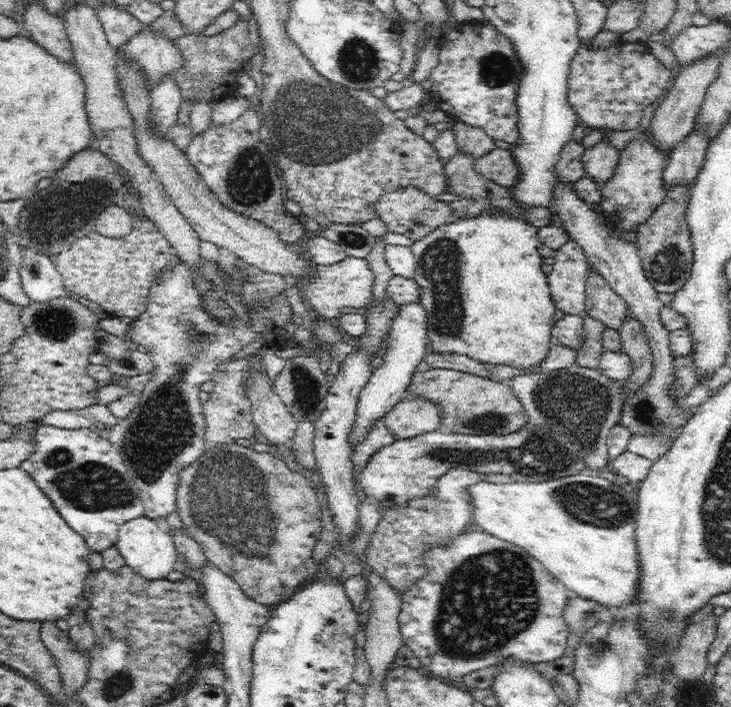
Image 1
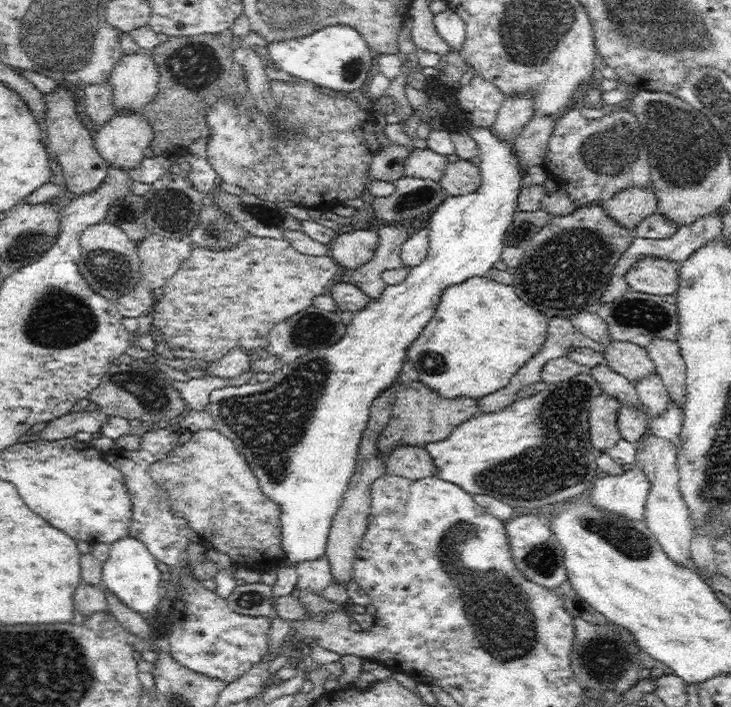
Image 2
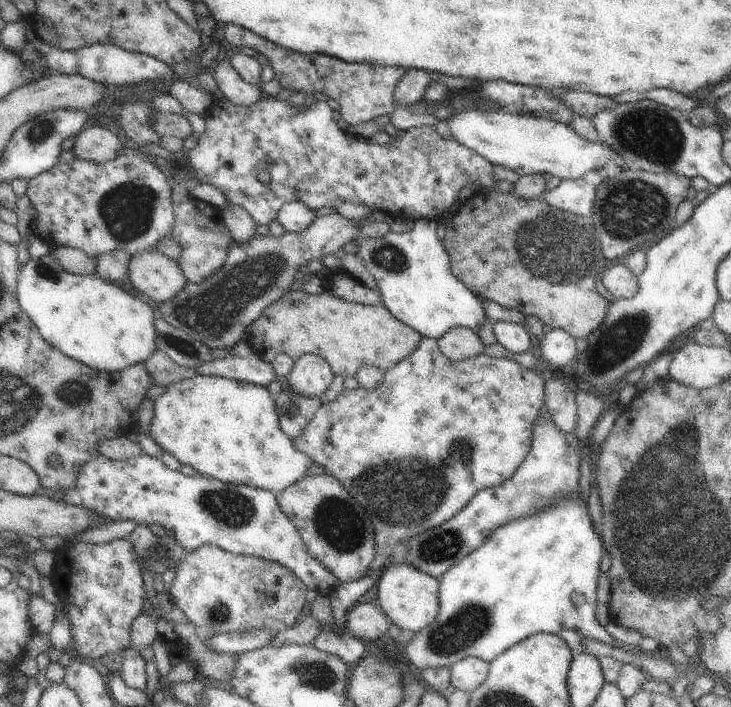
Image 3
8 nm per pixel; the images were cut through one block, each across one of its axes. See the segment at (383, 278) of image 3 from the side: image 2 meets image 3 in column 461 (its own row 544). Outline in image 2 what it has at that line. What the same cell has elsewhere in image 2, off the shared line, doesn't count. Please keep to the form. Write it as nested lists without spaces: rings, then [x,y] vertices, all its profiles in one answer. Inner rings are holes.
[[[464,122],[462,126],[478,143],[479,157],[481,158],[479,169],[482,182],[480,188],[478,188],[476,192],[460,194],[458,197],[449,195],[448,198],[434,210],[429,220],[429,247],[426,258],[419,265],[409,267],[408,276],[406,276],[400,284],[387,285],[386,288],[384,288],[384,292],[378,296],[378,300],[369,302],[364,310],[354,313],[352,322],[346,326],[344,336],[342,336],[338,342],[324,348],[311,350],[308,354],[299,356],[296,360],[283,364],[277,370],[274,370],[265,382],[259,383],[255,380],[250,381],[248,379],[243,379],[242,381],[227,387],[216,388],[216,390],[212,390],[210,393],[207,410],[210,411],[210,416],[214,419],[216,428],[223,436],[230,438],[236,446],[236,449],[244,456],[246,463],[250,466],[252,473],[254,473],[254,477],[258,479],[262,495],[266,496],[266,499],[270,499],[272,503],[276,503],[276,505],[280,507],[279,528],[281,528],[282,531],[282,565],[297,567],[298,562],[316,560],[316,558],[320,558],[320,556],[325,556],[327,538],[333,517],[340,509],[343,497],[346,494],[345,490],[348,488],[350,480],[357,468],[357,453],[359,452],[359,445],[362,441],[364,429],[366,428],[369,419],[369,410],[372,401],[383,390],[386,390],[396,379],[401,380],[401,370],[404,362],[406,362],[407,348],[412,344],[413,340],[418,338],[418,335],[428,324],[428,321],[433,319],[433,314],[436,312],[437,304],[440,302],[444,290],[451,284],[460,284],[466,279],[474,276],[488,275],[488,270],[492,268],[492,264],[501,259],[500,255],[502,249],[505,247],[504,240],[506,229],[512,222],[513,212],[517,210],[517,200],[520,189],[522,188],[522,177],[524,176],[525,170],[524,168],[519,168],[517,158],[511,151],[511,146],[513,145],[512,140],[510,140],[510,142],[500,142],[491,132],[490,128],[472,126],[469,122]]]

